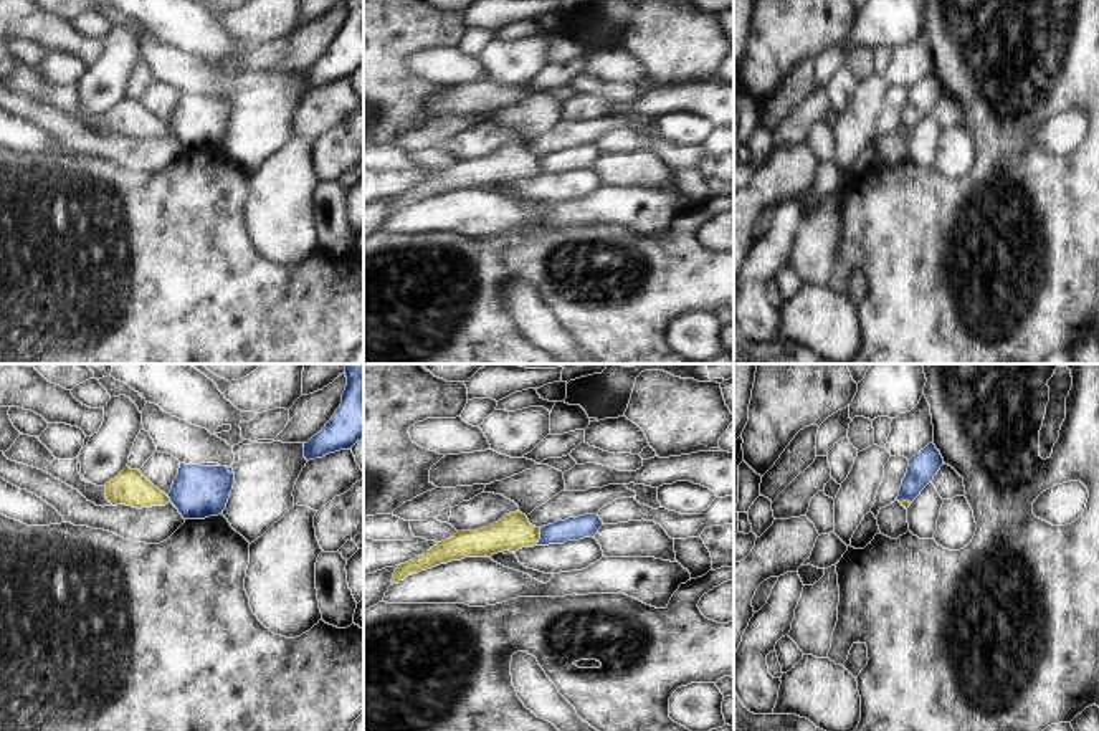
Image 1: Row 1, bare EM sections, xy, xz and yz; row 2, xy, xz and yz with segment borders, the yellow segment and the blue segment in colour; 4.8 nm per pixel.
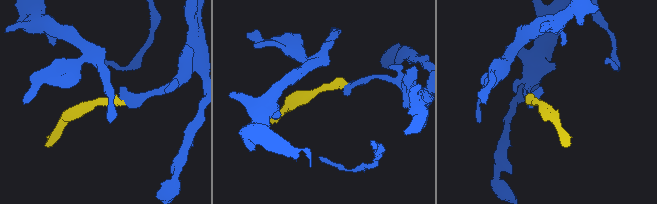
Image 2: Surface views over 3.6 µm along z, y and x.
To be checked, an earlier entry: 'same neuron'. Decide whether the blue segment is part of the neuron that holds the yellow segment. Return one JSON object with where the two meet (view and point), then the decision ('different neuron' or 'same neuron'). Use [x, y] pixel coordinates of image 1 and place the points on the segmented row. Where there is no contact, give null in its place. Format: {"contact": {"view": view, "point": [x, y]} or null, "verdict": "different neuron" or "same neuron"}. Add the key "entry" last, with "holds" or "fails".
{"contact": {"view": "xz", "point": [539, 536]}, "verdict": "different neuron", "entry": "fails"}

